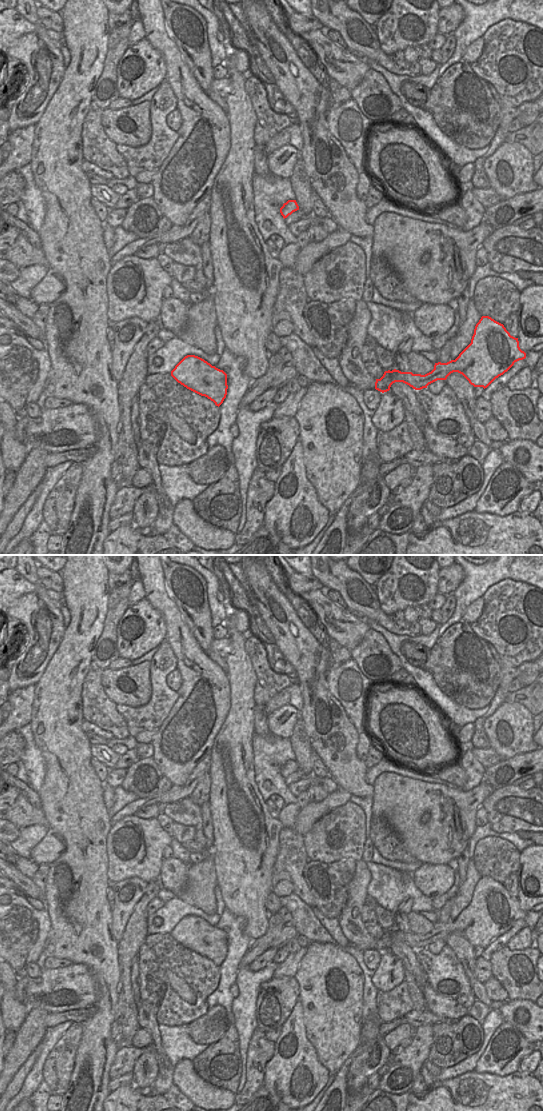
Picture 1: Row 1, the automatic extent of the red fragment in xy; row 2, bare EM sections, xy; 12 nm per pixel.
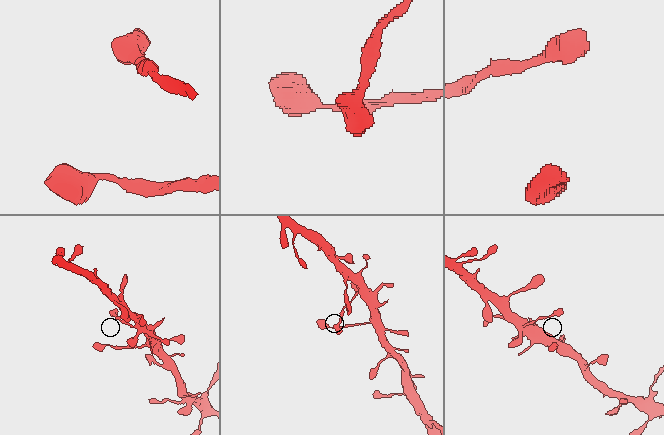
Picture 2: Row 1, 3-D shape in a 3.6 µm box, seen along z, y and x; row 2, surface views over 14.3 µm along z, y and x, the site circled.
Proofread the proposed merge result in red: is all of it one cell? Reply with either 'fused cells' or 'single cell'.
single cell

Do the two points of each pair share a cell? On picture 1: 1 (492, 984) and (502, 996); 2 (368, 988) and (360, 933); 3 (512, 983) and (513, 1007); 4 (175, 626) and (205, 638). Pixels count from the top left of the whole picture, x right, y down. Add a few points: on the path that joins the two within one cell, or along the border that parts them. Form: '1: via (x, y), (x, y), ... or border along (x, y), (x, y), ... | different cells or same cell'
1: via (493, 987), (499, 993) | same cell
2: border along (349, 945), (354, 945), (363, 951) | different cells
3: border along (508, 999), (529, 999), (532, 1002) | different cells
4: border along (180, 612), (182, 620), (205, 652) | different cells

